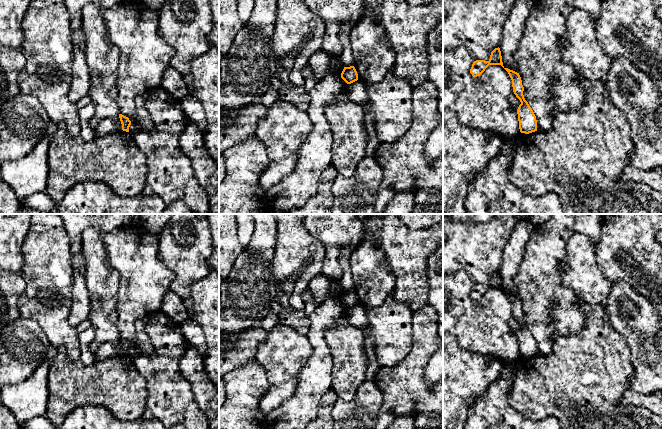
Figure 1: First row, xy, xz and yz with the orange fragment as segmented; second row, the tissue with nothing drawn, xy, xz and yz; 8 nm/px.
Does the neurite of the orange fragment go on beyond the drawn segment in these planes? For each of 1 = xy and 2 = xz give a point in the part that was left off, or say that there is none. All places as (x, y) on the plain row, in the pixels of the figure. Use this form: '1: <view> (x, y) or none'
1: none
2: none

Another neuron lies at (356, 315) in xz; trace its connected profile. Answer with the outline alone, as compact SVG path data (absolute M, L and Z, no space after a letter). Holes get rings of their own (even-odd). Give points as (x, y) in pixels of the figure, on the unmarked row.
M360 304L348 308L346 317L353 326L361 330L370 323L366 315L365 307Z

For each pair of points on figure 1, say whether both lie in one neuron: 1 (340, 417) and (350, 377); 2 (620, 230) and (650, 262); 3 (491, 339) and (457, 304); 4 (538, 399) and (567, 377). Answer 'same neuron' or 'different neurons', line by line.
1: different neurons
2: same neuron
3: same neuron
4: same neuron

